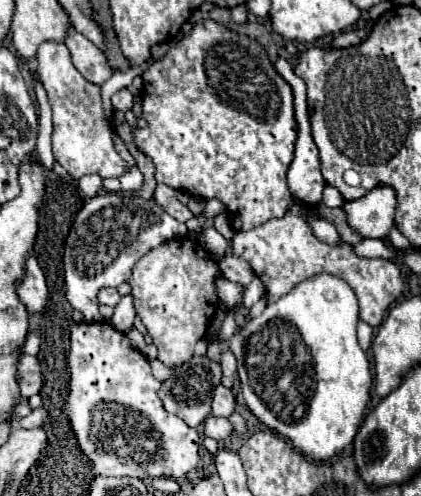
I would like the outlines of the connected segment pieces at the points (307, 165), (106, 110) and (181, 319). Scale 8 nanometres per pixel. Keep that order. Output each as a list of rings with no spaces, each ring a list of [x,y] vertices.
[[[279,58],[275,62],[277,72],[283,76],[283,80],[293,88],[293,104],[295,104],[295,120],[297,120],[297,142],[295,142],[295,156],[293,162],[289,166],[287,172],[287,186],[291,196],[295,196],[297,202],[305,204],[305,206],[315,206],[321,200],[323,188],[325,188],[325,180],[321,174],[321,160],[319,160],[319,150],[313,142],[311,136],[311,122],[309,122],[309,114],[307,114],[307,86],[305,82],[293,72],[293,68],[289,66],[289,62],[285,58]]]
[[[149,62],[137,66],[137,68],[129,68],[127,72],[113,72],[113,76],[101,86],[101,100],[103,100],[103,114],[105,114],[105,120],[109,122],[111,116],[113,116],[113,106],[111,106],[111,96],[113,92],[119,92],[123,90],[125,86],[131,84],[131,80],[135,76],[141,76],[141,72],[147,68]]]
[[[191,238],[167,240],[141,256],[133,266],[131,278],[127,280],[133,306],[153,338],[163,364],[177,368],[193,356],[193,346],[207,334],[209,322],[219,304],[215,286],[219,276],[223,276],[219,264],[197,240]]]

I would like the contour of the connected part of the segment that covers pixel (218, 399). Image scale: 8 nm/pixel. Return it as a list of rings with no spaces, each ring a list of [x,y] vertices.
[[[223,384],[213,392],[213,416],[231,416],[235,410],[235,396]]]

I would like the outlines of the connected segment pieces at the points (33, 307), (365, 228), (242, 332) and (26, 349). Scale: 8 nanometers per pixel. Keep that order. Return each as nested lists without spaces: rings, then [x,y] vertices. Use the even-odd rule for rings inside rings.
[[[27,256],[25,260],[25,276],[21,280],[17,280],[17,294],[21,298],[21,302],[25,304],[25,308],[33,314],[41,312],[47,304],[47,284],[45,284],[45,276],[43,270],[39,268],[35,256]]]
[[[377,186],[361,200],[345,202],[343,212],[347,216],[347,224],[359,236],[385,240],[393,228],[395,192],[389,186]]]
[[[321,272],[321,274],[313,276],[313,278],[303,280],[303,282],[297,284],[289,294],[285,294],[285,296],[281,296],[277,302],[269,304],[269,306],[263,310],[261,316],[247,320],[247,322],[239,328],[239,332],[231,338],[231,342],[229,342],[231,352],[233,352],[235,358],[237,358],[239,384],[241,384],[241,392],[243,392],[243,398],[245,398],[247,408],[249,408],[265,426],[273,428],[273,430],[275,430],[277,434],[281,434],[281,436],[287,436],[287,438],[293,442],[295,448],[299,448],[303,454],[311,456],[313,460],[329,460],[329,458],[337,456],[341,450],[345,450],[345,448],[353,442],[353,438],[355,438],[355,434],[357,434],[357,430],[359,430],[359,424],[361,424],[361,420],[363,420],[365,406],[367,406],[367,402],[369,402],[369,390],[371,390],[373,378],[371,378],[367,354],[363,352],[363,348],[361,348],[359,342],[357,342],[357,322],[359,322],[359,304],[357,304],[357,296],[355,296],[355,292],[351,290],[351,286],[349,286],[343,278],[331,276],[331,274],[327,274],[327,272]],[[275,318],[283,320],[285,324],[267,324],[269,320],[275,320]]]
[[[35,332],[27,334],[27,338],[25,338],[23,346],[21,346],[21,352],[23,354],[31,354],[31,356],[35,356],[39,352],[39,336]]]

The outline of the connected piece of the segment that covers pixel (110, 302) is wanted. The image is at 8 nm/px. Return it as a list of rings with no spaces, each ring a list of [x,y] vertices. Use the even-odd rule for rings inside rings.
[[[103,288],[101,292],[99,292],[99,296],[97,296],[97,300],[99,300],[99,304],[107,304],[107,306],[115,306],[117,302],[119,302],[119,294],[117,294],[117,290],[115,288]]]

